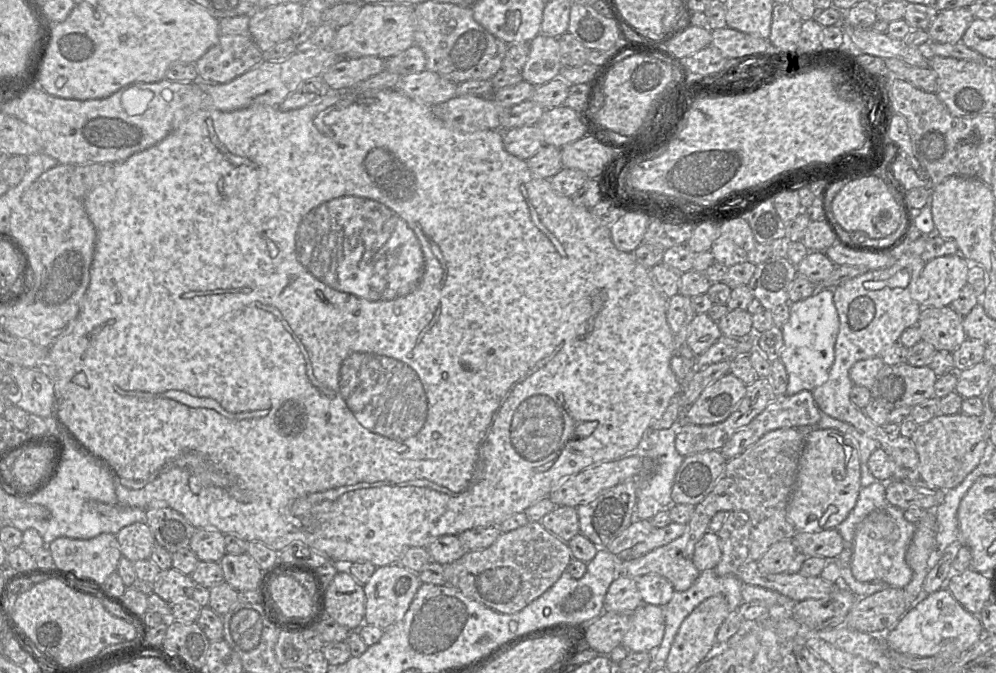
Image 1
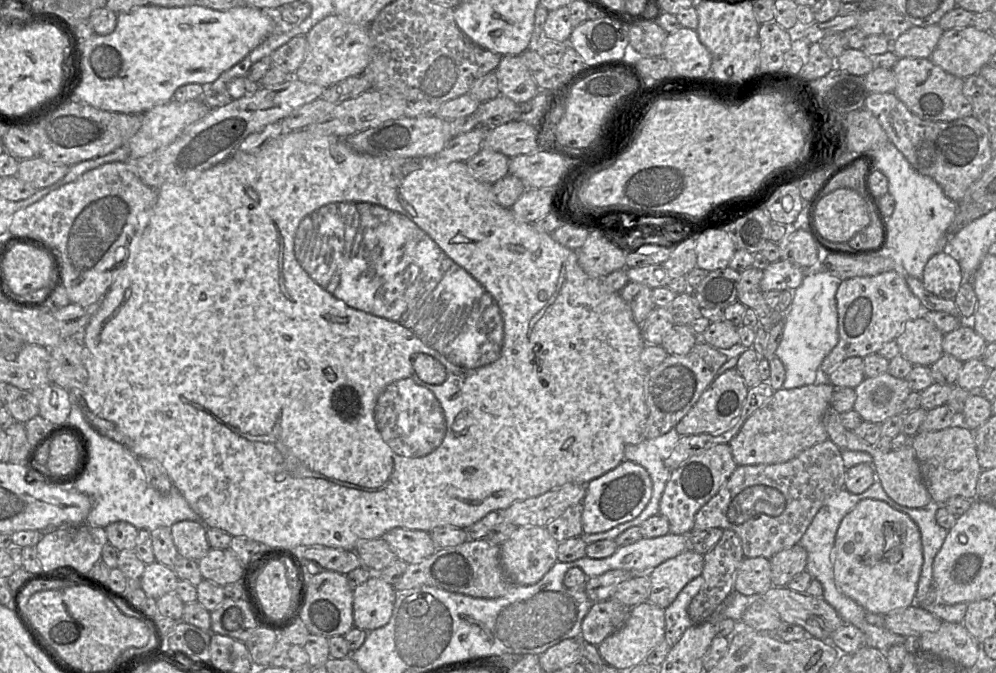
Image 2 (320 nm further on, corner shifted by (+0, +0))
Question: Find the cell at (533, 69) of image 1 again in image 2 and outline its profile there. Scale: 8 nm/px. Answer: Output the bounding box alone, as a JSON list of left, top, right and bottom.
[496,55,538,104]

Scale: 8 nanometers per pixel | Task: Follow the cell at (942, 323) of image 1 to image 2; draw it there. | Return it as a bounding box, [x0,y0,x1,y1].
[895,317,943,367]

